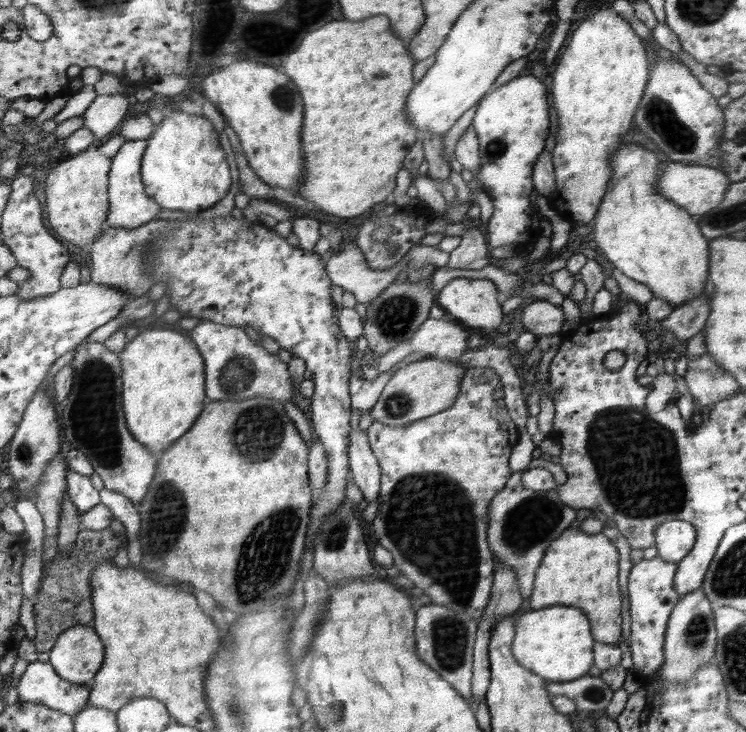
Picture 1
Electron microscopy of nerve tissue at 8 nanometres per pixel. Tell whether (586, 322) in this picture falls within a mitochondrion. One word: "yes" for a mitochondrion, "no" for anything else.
no

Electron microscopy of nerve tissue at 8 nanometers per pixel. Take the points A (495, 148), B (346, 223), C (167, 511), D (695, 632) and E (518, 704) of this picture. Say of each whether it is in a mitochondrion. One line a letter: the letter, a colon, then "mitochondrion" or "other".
A: mitochondrion
B: other
C: mitochondrion
D: mitochondrion
E: other

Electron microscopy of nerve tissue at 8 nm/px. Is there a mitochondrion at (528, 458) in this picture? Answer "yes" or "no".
no

